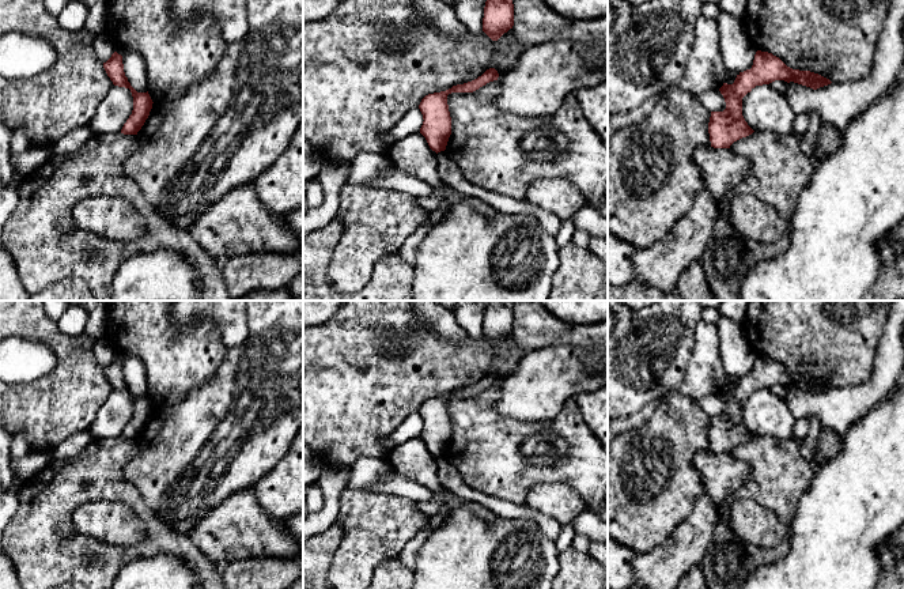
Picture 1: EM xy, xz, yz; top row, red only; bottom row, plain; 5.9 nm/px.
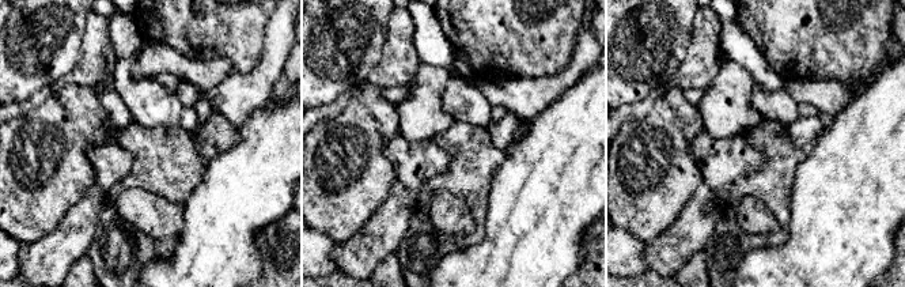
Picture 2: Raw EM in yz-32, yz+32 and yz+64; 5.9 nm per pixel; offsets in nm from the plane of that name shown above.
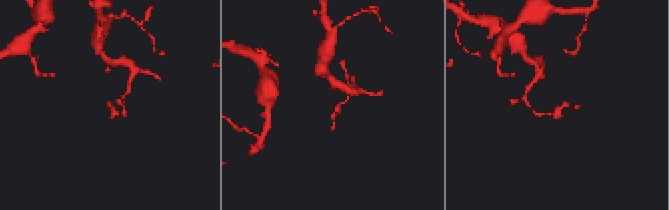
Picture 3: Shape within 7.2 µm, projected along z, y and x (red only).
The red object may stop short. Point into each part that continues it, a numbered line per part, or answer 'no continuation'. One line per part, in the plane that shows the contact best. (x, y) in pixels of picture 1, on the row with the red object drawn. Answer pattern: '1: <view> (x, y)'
no continuation

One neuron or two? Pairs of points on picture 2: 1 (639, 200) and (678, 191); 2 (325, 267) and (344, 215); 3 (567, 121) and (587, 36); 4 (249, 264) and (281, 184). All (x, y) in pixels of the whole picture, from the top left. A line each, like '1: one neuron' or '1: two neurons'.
1: one neuron
2: two neurons
3: two neurons
4: one neuron

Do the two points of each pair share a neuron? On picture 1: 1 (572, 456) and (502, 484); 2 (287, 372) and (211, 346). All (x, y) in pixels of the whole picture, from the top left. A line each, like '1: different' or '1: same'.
1: same
2: different

